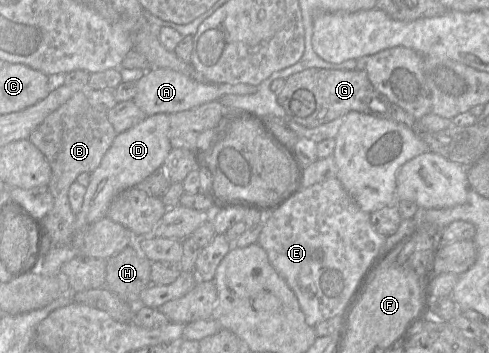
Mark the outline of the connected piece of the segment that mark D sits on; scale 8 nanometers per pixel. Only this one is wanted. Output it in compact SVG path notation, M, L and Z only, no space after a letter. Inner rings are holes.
M155 114L116 135L98 167L90 173L82 208L76 214L76 232L85 233L93 223L106 216L111 202L120 192L136 187L138 183L163 166L169 152L174 149L169 141L169 126L169 115Z

